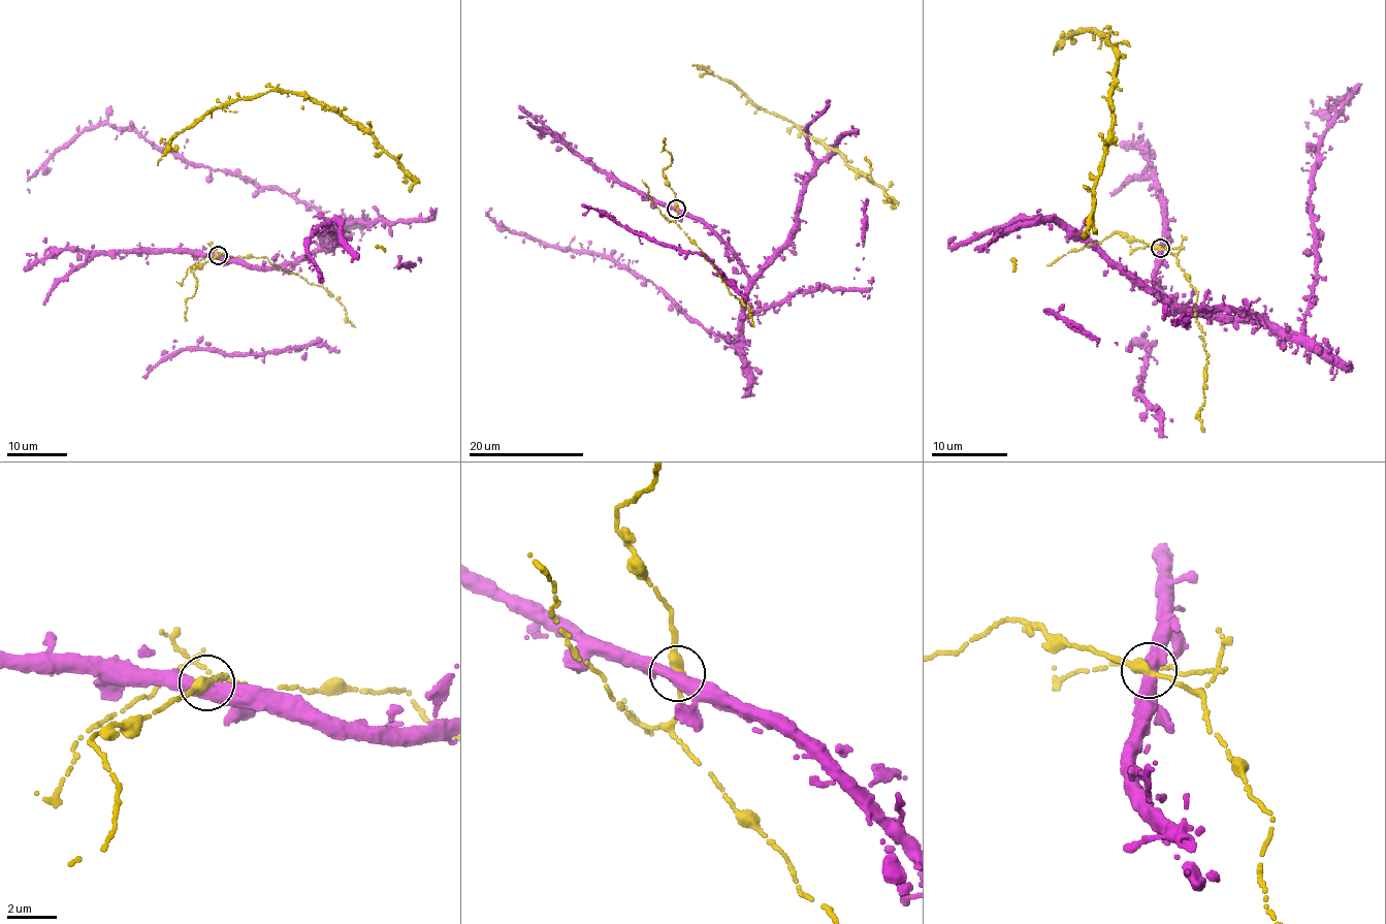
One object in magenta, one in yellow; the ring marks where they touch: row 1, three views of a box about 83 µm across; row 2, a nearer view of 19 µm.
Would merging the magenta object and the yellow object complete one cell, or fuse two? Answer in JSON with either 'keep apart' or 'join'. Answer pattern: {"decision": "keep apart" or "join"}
{"decision": "keep apart"}

